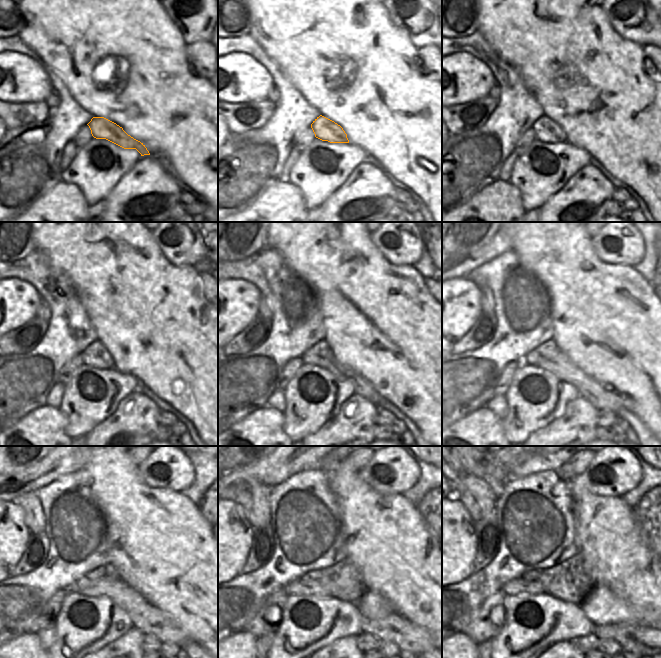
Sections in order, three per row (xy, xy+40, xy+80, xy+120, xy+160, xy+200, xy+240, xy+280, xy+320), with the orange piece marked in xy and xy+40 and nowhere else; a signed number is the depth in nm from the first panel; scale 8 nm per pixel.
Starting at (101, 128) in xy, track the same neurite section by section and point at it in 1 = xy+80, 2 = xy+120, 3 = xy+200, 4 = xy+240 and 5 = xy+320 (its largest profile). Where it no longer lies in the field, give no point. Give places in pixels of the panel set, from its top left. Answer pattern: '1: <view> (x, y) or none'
1: xy+80 (546, 130)
2: xy+120 (96, 355)
3: xy+200 (547, 350)
4: xy+240 (99, 573)
5: xy+320 (531, 576)

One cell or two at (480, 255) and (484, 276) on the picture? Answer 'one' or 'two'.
two

